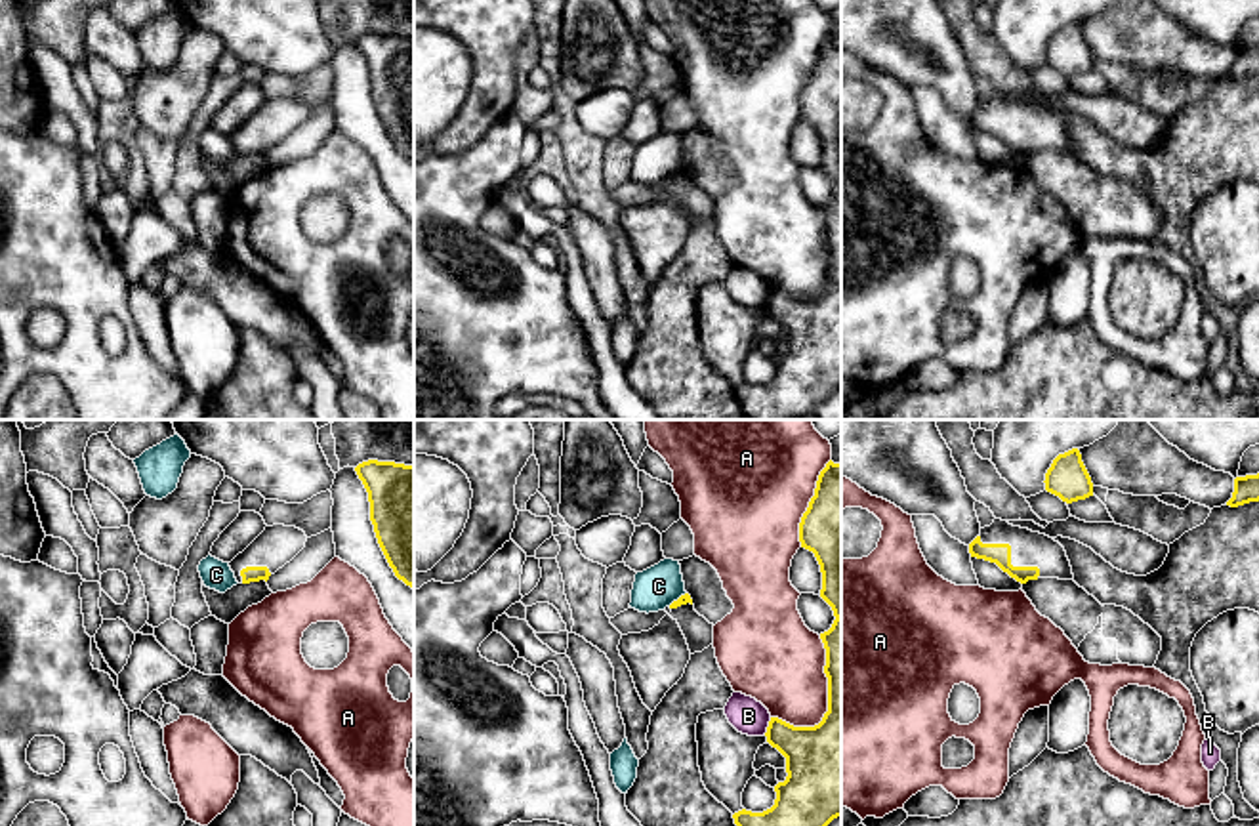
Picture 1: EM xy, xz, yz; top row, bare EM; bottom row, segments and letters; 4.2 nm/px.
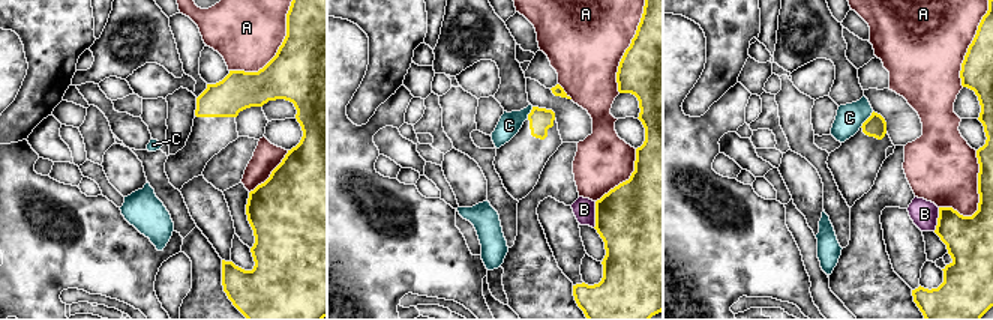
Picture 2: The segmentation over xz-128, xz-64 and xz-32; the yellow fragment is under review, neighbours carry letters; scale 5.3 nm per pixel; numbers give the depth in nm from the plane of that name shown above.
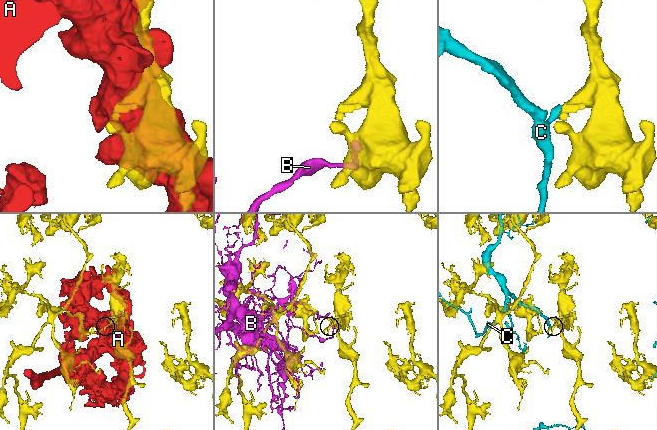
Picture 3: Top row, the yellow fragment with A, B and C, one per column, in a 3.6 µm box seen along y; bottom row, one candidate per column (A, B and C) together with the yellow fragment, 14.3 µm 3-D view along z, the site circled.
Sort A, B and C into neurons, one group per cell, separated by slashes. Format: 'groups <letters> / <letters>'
groups A / B / C

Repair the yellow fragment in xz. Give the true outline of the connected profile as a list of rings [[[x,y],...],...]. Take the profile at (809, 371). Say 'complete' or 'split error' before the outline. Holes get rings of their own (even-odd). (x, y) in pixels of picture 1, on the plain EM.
complete | [[[830,32],[820,44],[799,95],[799,114],[820,137],[820,170],[836,189],[832,200],[820,206],[828,284],[815,299],[771,290],[765,309],[786,330],[788,349],[774,359],[771,382],[733,387],[748,420],[805,420],[841,389],[841,36]]]

